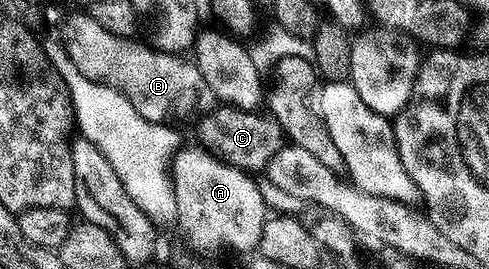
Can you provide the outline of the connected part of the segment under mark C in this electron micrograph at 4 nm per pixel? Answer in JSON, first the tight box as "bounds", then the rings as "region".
{"bounds":[197,106,284,174],"region":[[[215,106],[197,121],[197,143],[209,149],[226,164],[236,166],[241,172],[251,174],[265,173],[266,167],[284,147],[282,127],[273,116],[262,110],[249,112],[229,106]]]}

